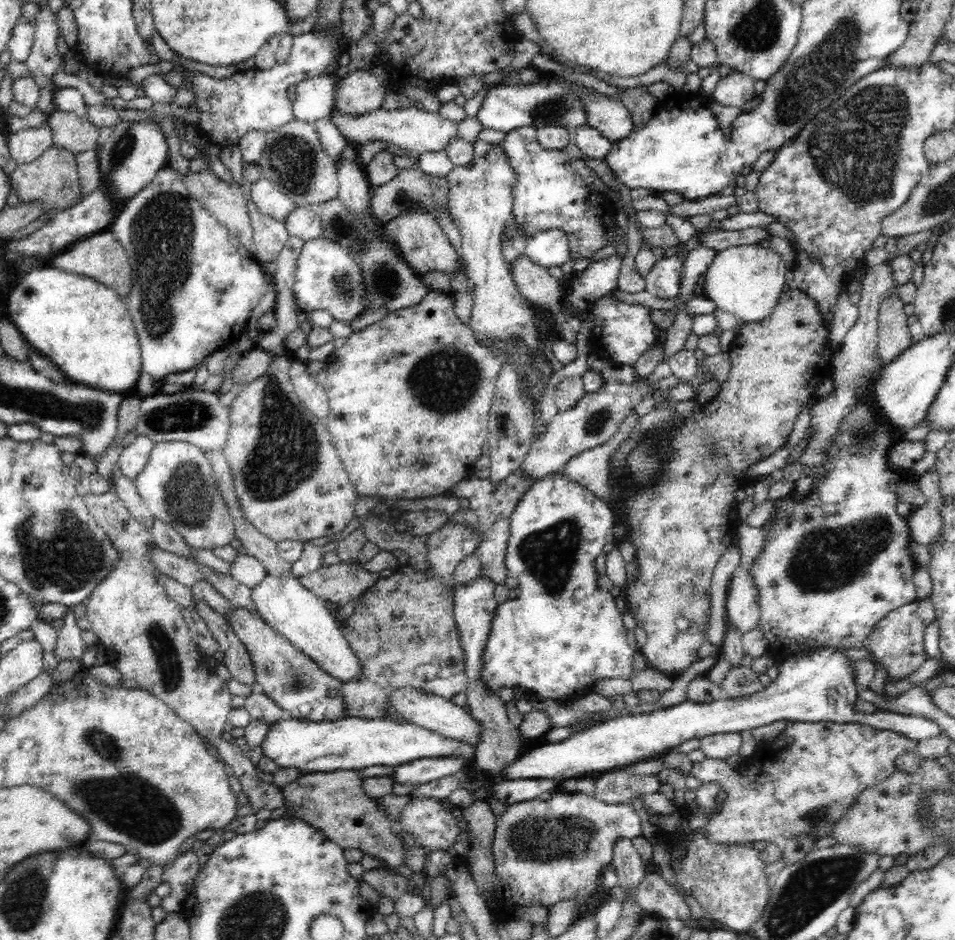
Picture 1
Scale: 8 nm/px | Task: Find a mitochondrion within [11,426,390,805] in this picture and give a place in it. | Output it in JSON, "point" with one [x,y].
{"point":[73,557]}

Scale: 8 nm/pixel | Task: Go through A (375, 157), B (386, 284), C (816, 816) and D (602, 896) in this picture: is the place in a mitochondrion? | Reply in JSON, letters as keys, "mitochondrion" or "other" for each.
{"A":"other","B":"mitochondrion","C":"mitochondrion","D":"other"}

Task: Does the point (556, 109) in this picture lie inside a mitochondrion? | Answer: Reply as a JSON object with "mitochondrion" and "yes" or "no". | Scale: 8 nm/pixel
{"mitochondrion":"yes"}

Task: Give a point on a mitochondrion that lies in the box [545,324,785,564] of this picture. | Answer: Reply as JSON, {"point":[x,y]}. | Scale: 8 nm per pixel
{"point":[598,421]}

